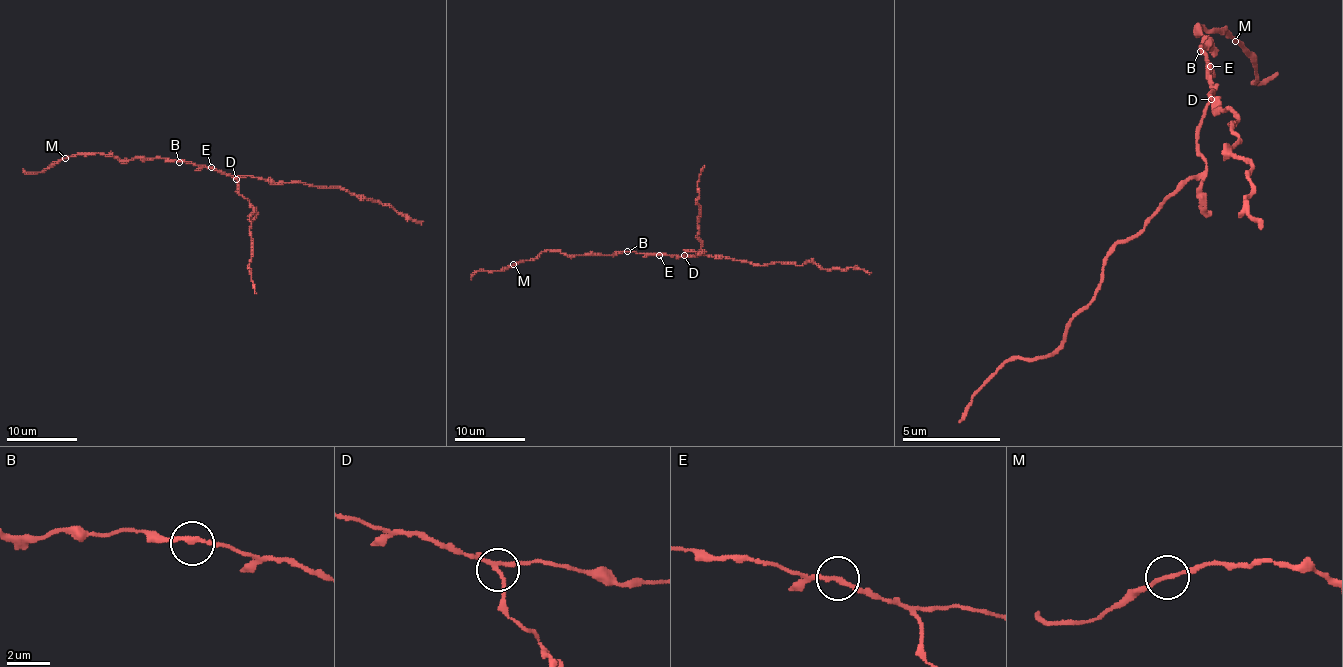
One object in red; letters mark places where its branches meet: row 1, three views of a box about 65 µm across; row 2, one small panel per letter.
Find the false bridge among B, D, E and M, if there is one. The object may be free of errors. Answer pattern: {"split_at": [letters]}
{"split_at": ["D"]}

